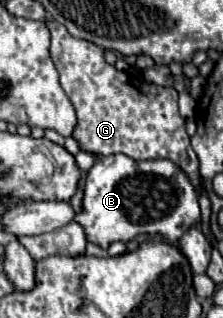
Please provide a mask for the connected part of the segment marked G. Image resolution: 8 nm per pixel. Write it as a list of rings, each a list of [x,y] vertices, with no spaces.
[[[51,17],[45,19],[45,25],[51,33],[51,59],[61,75],[61,87],[69,95],[69,99],[77,111],[77,127],[73,131],[73,137],[81,143],[81,149],[101,155],[101,157],[113,155],[113,153],[123,153],[135,161],[157,159],[157,157],[171,159],[189,175],[189,179],[193,181],[193,185],[199,191],[199,187],[201,187],[199,161],[191,147],[189,135],[185,131],[185,119],[179,115],[177,91],[173,87],[159,87],[155,83],[149,83],[149,81],[143,81],[143,79],[131,77],[131,75],[119,75],[119,71],[105,61],[105,51],[101,47],[97,47],[91,41],[71,37],[67,33],[67,29],[61,23],[53,21]]]

